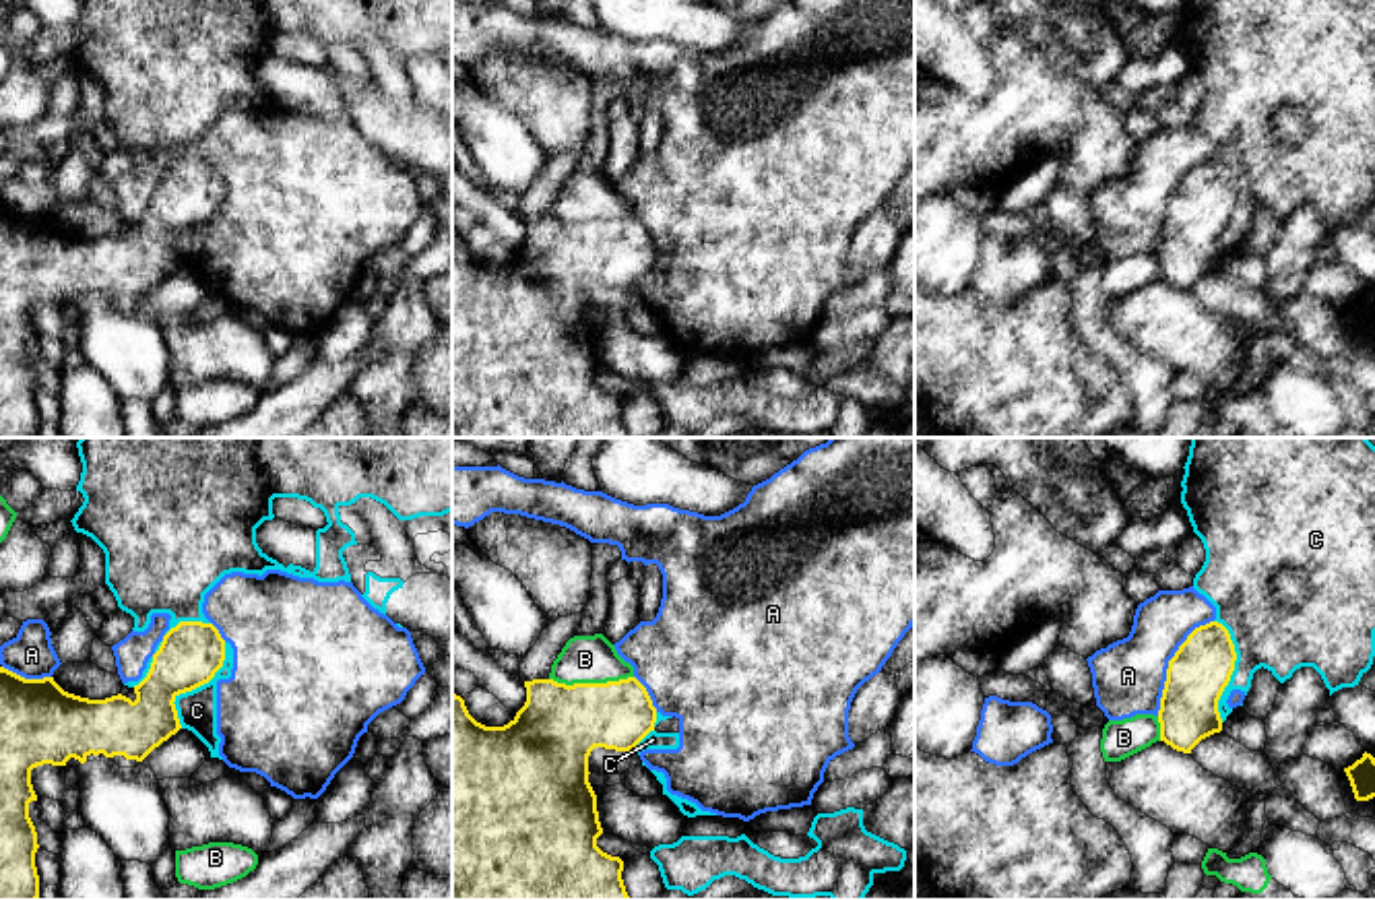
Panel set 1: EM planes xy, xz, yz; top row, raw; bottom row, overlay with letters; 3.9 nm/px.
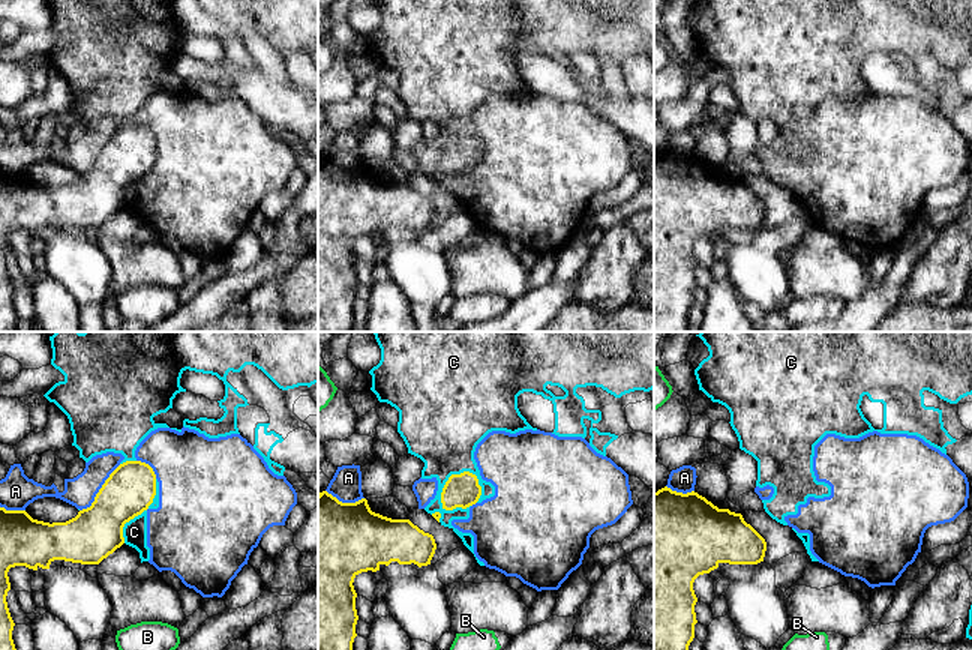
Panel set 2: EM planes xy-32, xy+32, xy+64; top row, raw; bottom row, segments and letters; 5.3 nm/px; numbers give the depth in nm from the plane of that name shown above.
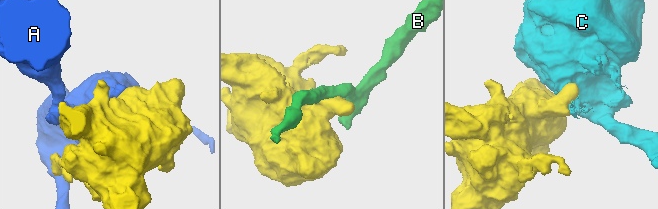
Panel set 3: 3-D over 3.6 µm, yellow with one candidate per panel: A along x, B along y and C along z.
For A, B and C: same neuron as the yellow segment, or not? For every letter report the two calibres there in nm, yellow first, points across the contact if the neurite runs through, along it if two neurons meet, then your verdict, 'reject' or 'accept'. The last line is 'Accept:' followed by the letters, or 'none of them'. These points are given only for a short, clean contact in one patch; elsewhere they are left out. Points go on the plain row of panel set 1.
A: 240/280 nm | reject
B: 320/190 nm | along xz (632, 213), (572, 221), (550, 217) | reject
C: 240/360 nm | reject
Accept: none of them

